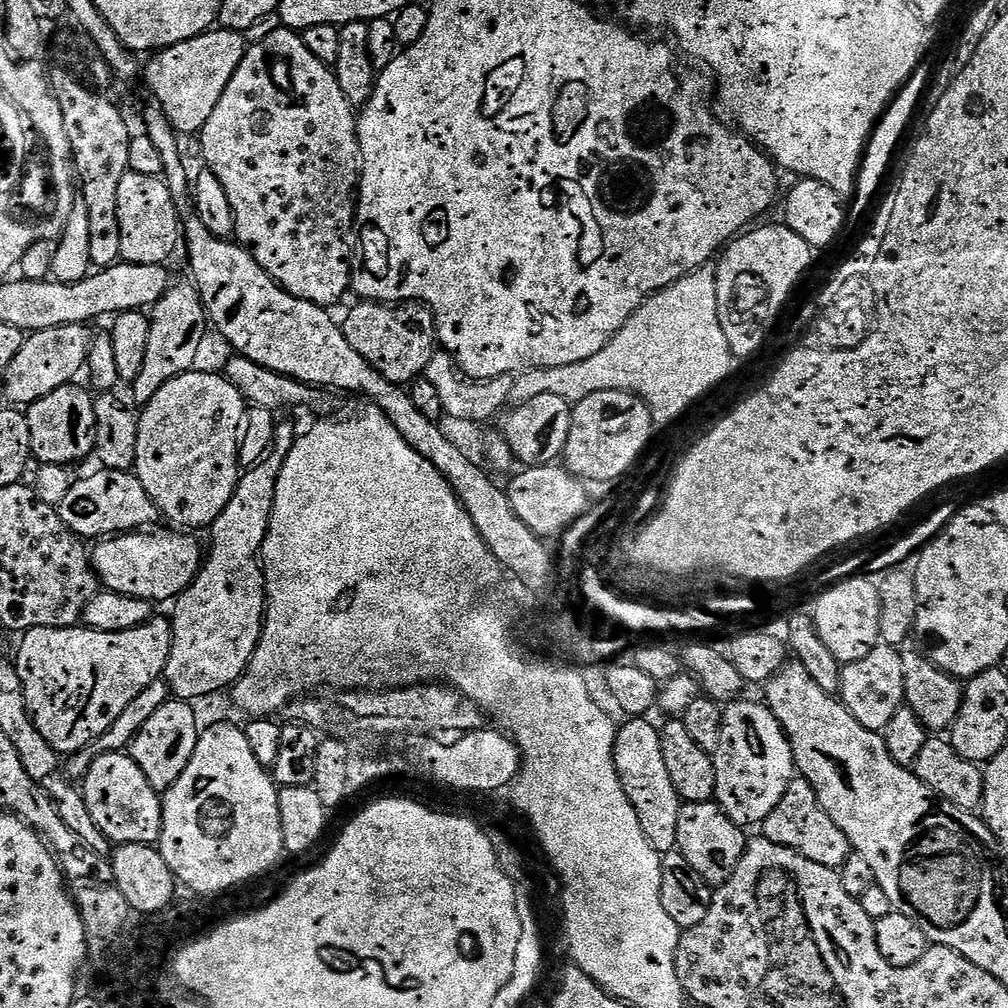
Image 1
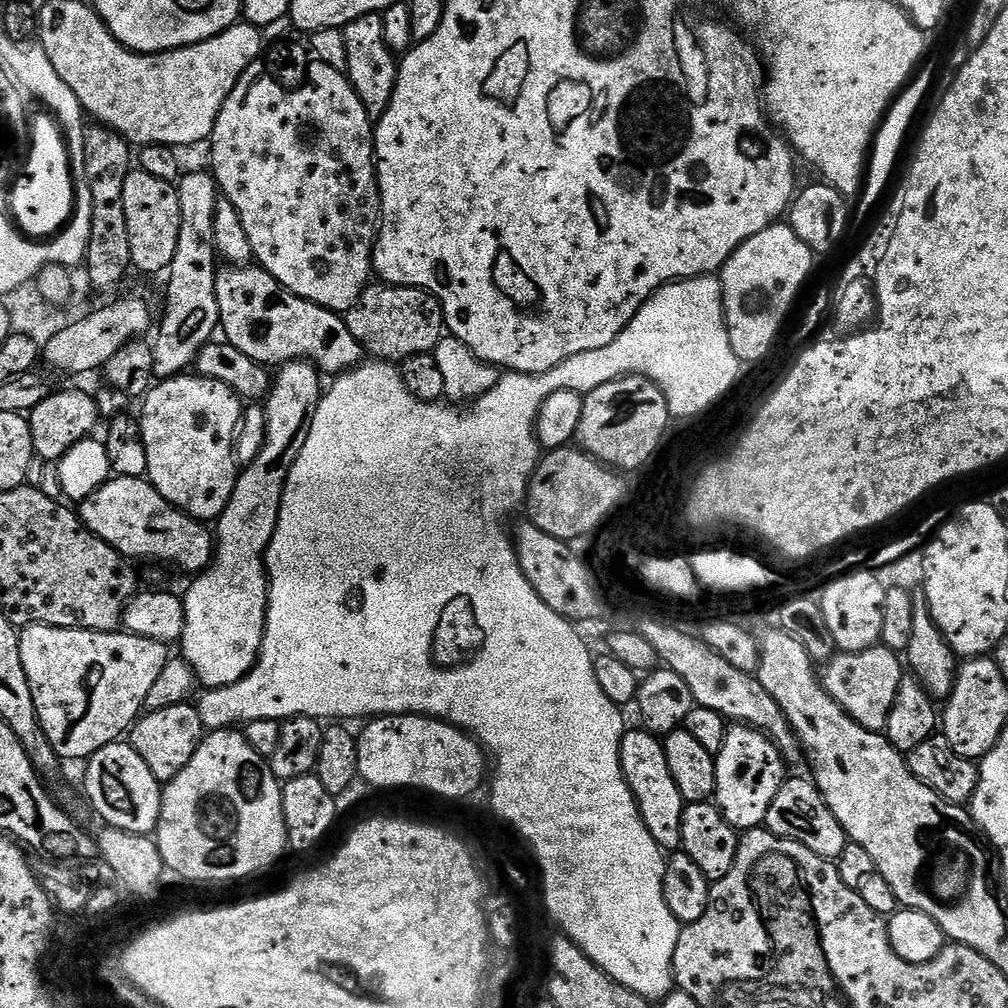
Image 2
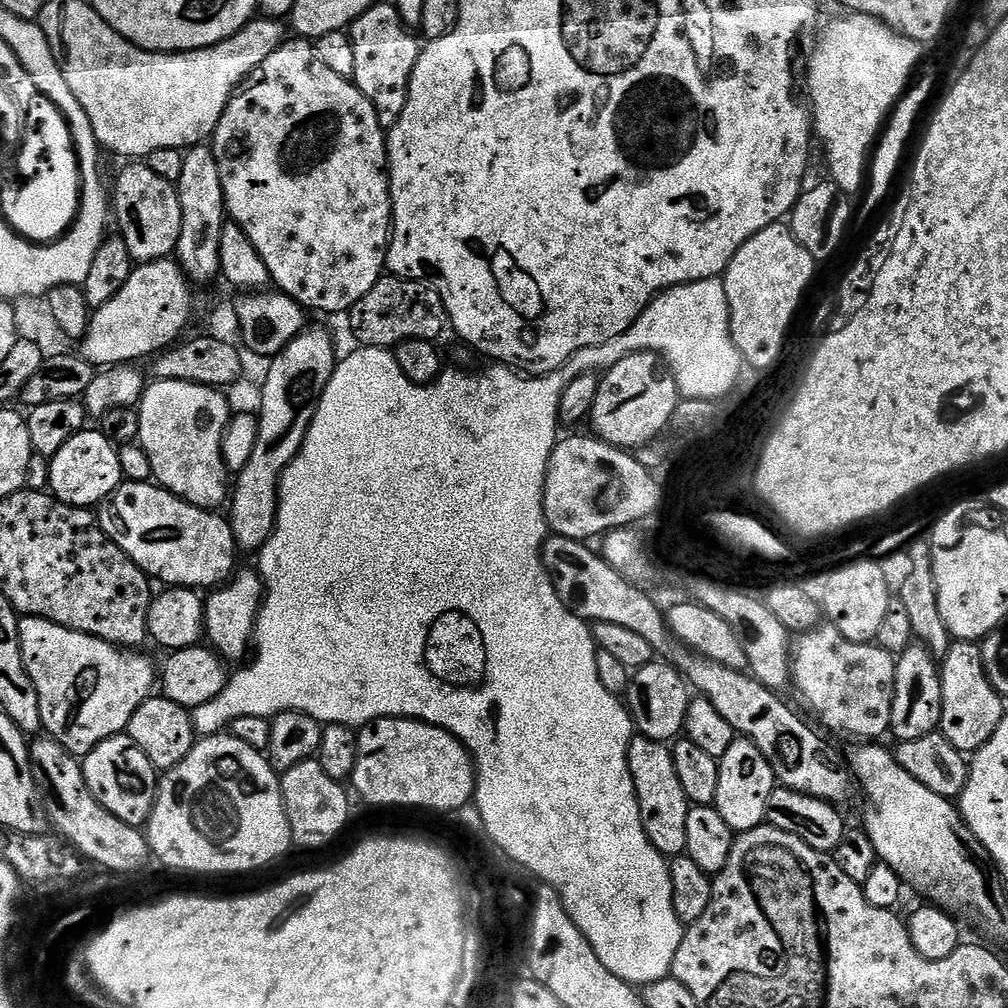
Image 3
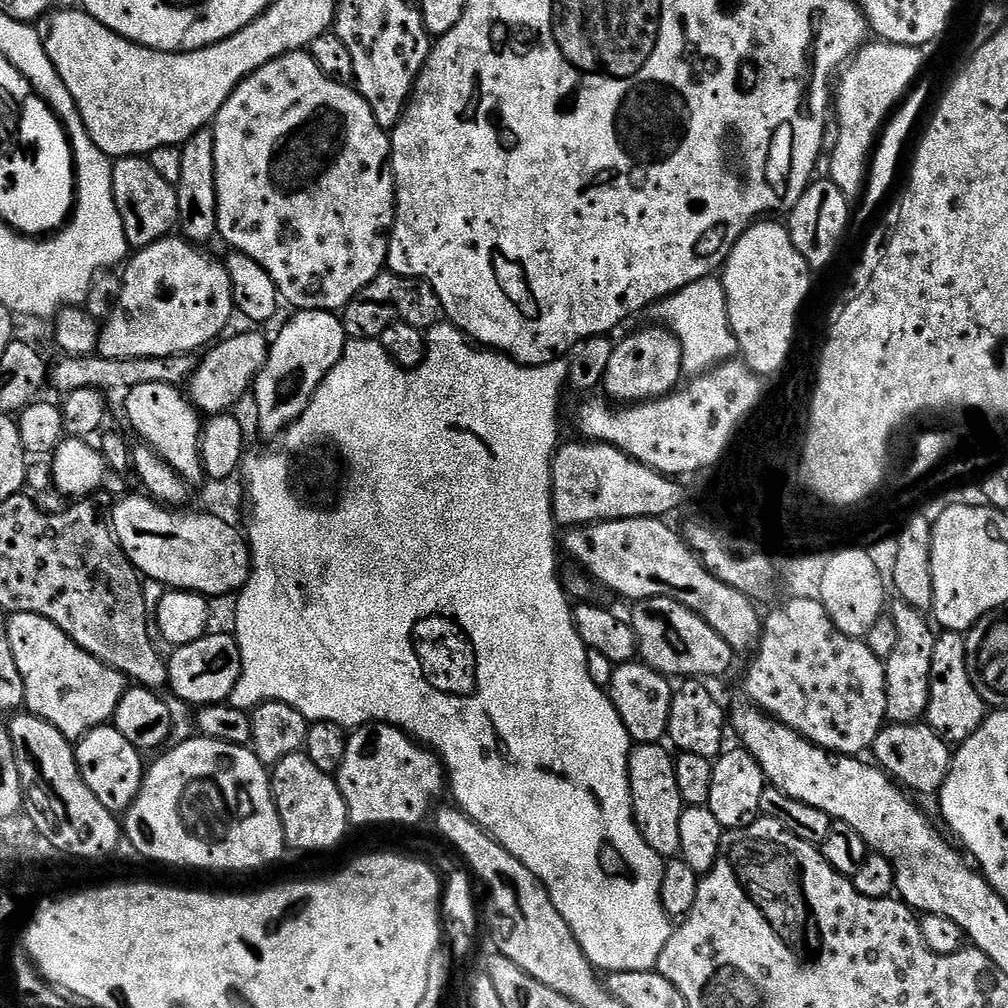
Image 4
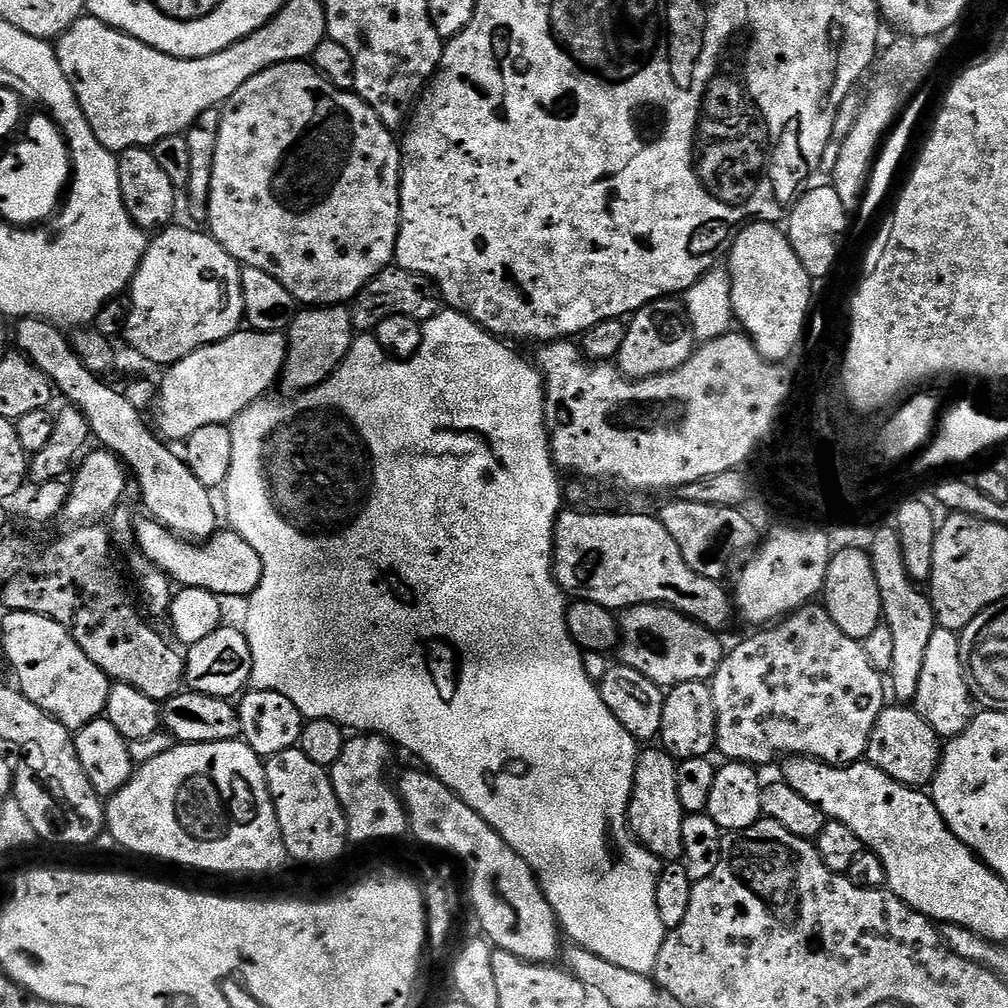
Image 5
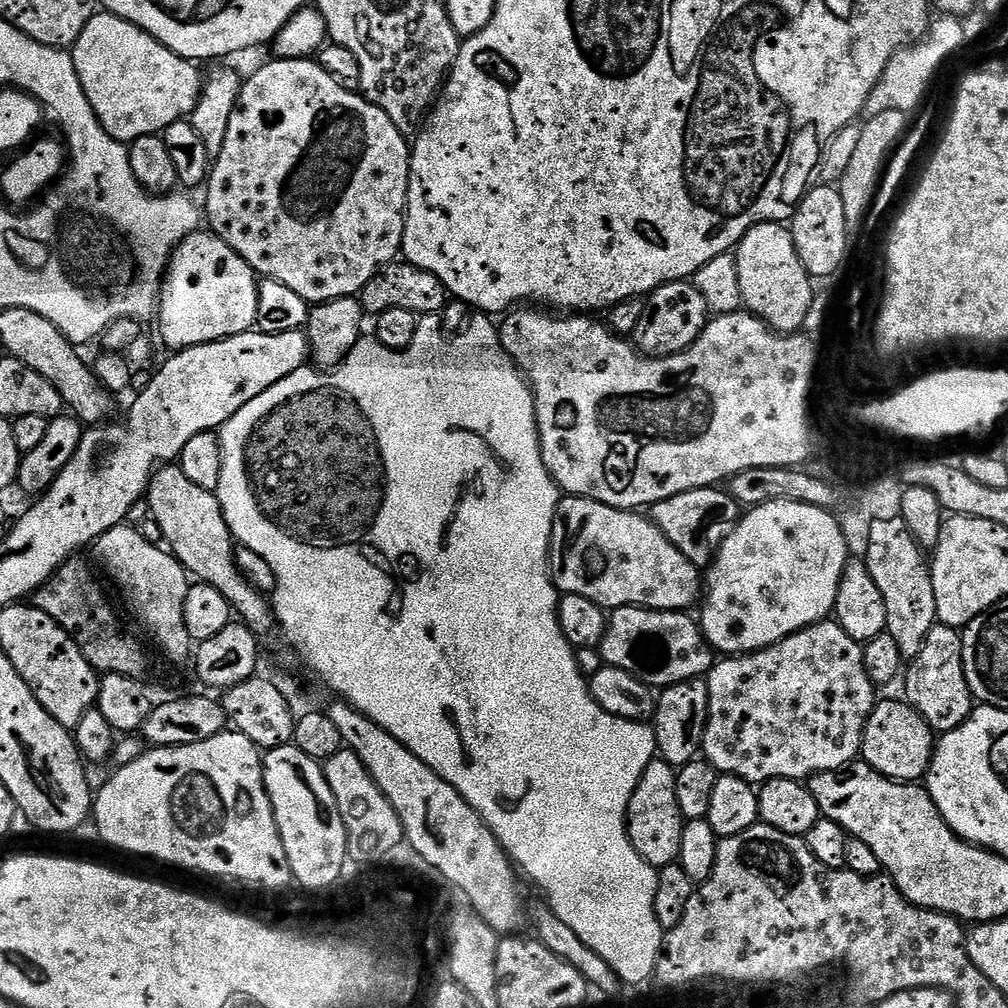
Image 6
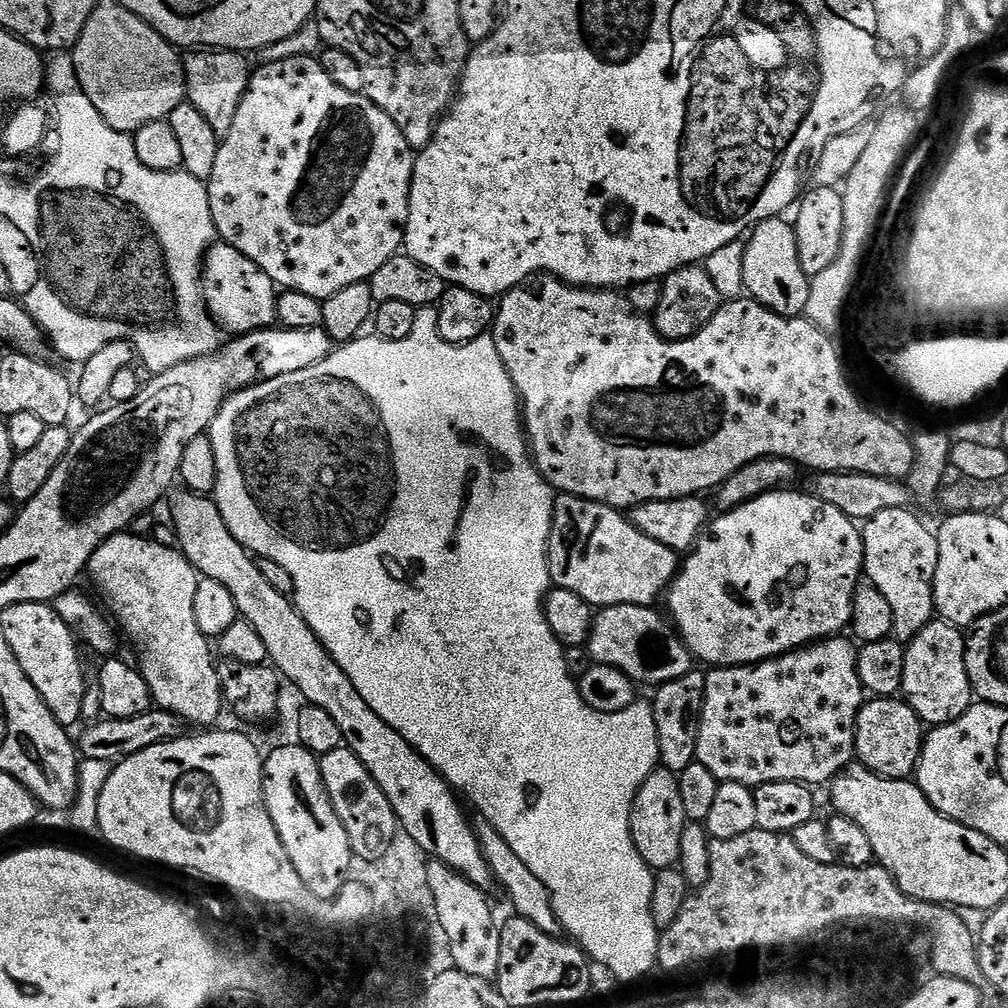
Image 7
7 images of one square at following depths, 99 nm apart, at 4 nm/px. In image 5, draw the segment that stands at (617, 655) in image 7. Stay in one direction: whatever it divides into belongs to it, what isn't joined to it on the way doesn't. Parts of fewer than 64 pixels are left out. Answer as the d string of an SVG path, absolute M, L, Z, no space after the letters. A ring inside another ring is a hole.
M635 604L620 620L619 659L665 690L682 682L708 682L726 655L726 644L716 636L719 635L713 629L674 608L663 604Z

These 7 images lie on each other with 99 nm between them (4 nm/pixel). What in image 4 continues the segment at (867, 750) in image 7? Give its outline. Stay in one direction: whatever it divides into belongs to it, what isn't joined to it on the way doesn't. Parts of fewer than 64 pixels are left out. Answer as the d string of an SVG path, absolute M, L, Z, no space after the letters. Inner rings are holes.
M926 722L889 723L880 729L870 752L871 755L876 755L875 763L887 772L893 781L899 782L905 789L911 790L913 793L939 793L940 787L944 785L944 779L952 769L953 753L950 751L948 741L943 740Z

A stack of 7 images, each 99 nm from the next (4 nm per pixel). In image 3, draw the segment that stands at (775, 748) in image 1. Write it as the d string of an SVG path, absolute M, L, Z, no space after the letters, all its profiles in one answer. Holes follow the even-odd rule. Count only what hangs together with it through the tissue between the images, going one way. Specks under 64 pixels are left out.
M736 738L733 739L730 750L726 750L726 754L719 757L718 763L720 773L714 807L726 822L726 826L730 826L736 834L761 827L765 823L766 797L777 787L777 783L776 776L760 751L749 740Z

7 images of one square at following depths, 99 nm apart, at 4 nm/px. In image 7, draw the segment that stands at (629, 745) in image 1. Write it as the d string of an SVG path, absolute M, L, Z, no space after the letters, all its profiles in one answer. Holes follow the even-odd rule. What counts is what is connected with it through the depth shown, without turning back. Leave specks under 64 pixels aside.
M663 766L657 767L655 772L642 782L638 794L632 803L632 837L638 854L648 864L649 868L674 868L680 863L682 850L682 830L686 821L682 810L682 793L678 790L678 775Z

